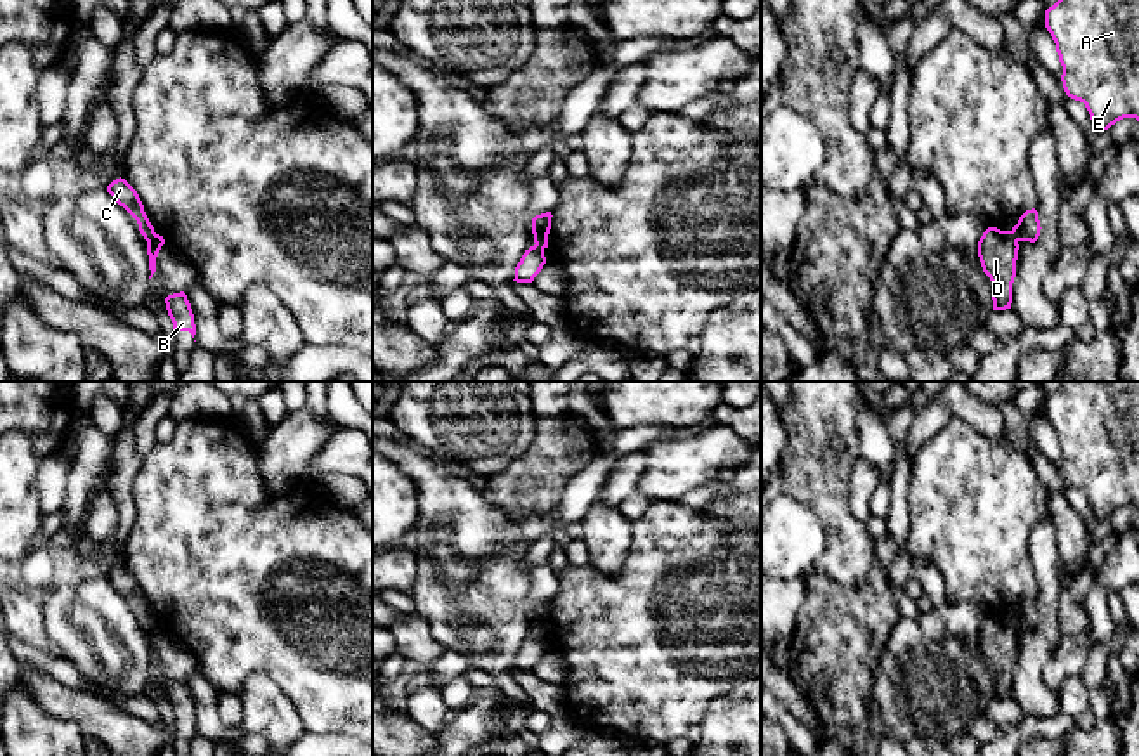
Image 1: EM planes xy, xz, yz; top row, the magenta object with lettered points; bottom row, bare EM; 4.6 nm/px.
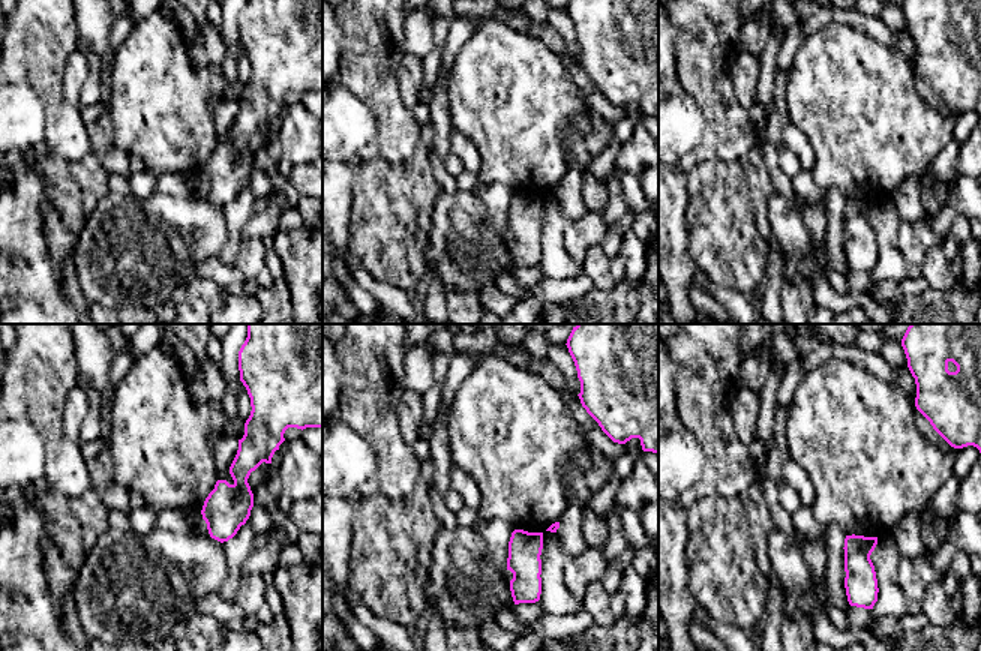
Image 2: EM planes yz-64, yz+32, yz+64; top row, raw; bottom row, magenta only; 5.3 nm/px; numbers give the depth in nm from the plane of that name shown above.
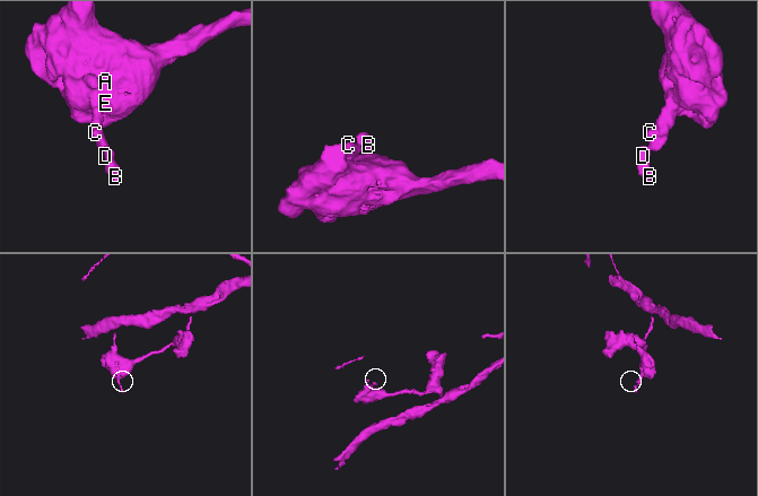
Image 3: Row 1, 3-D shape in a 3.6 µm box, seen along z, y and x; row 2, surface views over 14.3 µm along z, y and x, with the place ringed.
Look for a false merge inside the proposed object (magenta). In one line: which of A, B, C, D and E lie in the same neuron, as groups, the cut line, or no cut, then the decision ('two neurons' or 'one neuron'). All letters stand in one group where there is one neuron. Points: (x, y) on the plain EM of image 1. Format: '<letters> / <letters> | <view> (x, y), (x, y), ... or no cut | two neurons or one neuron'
A C E / B D | yz (1009, 619), (1018, 628) | two neurons

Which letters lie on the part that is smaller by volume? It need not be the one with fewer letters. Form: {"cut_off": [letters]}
{"cut_off": ["B", "D"]}

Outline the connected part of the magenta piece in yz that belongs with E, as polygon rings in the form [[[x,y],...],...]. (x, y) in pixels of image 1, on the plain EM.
[[[1061,381],[1045,399],[1051,421],[1063,454],[1063,477],[1068,486],[1085,492],[1096,518],[1108,518],[1123,506],[1139,510],[1139,381]]]

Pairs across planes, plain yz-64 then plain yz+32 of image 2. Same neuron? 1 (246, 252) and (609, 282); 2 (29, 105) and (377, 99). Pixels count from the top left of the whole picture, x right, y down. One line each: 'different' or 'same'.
1: same
2: different

